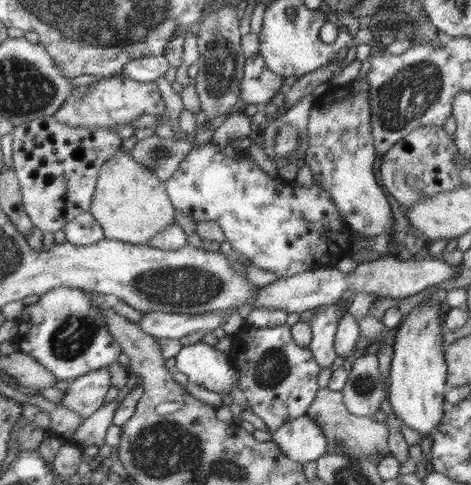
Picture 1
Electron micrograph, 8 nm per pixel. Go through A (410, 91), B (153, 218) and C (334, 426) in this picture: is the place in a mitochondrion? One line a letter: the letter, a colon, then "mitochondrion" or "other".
A: mitochondrion
B: other
C: mitochondrion

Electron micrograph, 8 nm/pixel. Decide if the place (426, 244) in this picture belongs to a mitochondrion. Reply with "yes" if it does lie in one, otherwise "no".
no

